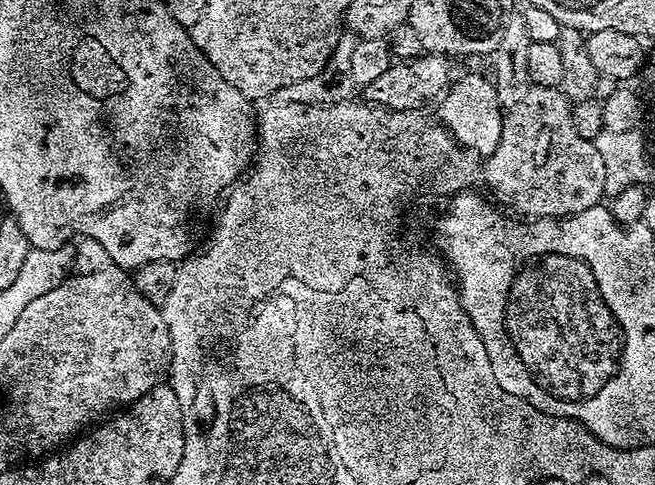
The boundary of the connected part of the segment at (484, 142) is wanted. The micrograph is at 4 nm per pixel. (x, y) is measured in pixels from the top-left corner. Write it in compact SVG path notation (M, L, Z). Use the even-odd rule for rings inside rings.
M472 72L461 80L453 79L444 95L439 97L435 105L436 113L434 113L435 119L443 124L445 130L463 148L467 148L469 152L480 158L487 158L490 154L494 154L498 146L498 138L502 138L504 125L504 112L498 102L498 94L494 90L491 79L487 75L484 76Z

